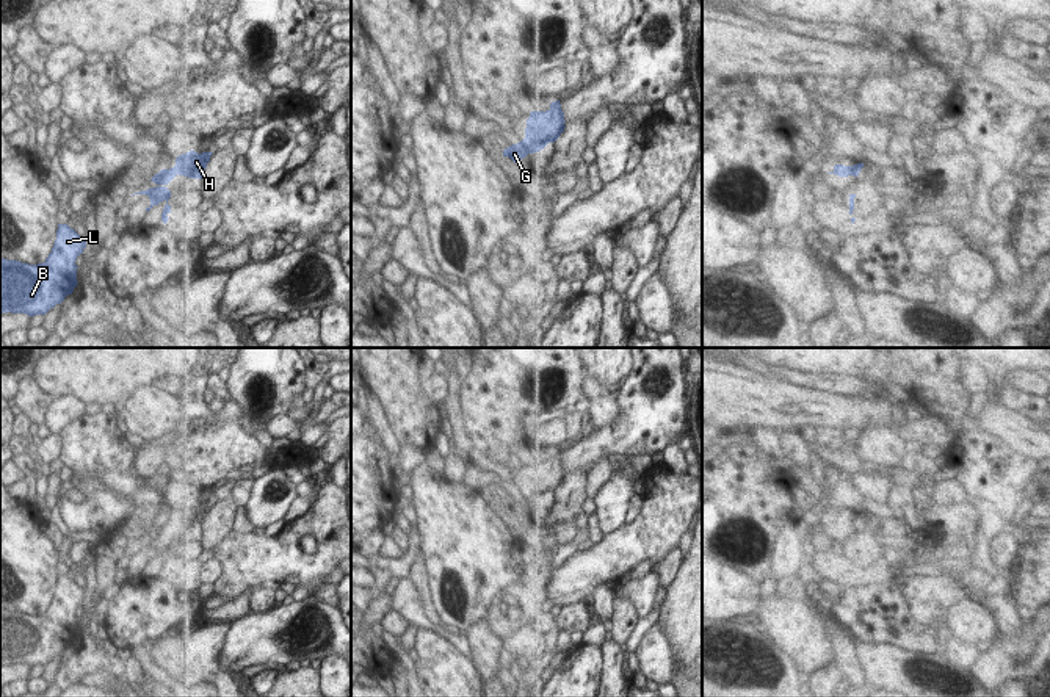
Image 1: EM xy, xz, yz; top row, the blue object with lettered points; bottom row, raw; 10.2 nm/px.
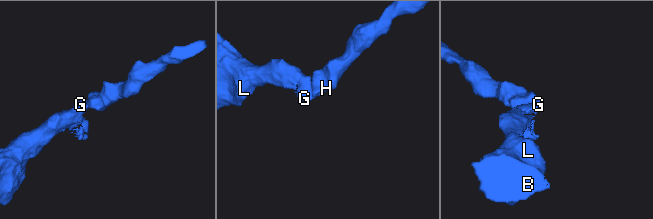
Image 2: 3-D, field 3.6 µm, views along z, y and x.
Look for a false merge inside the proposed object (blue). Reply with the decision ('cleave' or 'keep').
keep

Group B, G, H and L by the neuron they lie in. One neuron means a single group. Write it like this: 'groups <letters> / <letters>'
groups B G H L

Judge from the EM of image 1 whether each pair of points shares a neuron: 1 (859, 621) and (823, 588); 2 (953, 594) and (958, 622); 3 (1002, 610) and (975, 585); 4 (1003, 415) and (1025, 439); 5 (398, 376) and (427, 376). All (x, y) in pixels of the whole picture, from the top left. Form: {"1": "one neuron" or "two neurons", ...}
{"1": "one neuron", "2": "two neurons", "3": "one neuron", "4": "one neuron", "5": "two neurons"}

